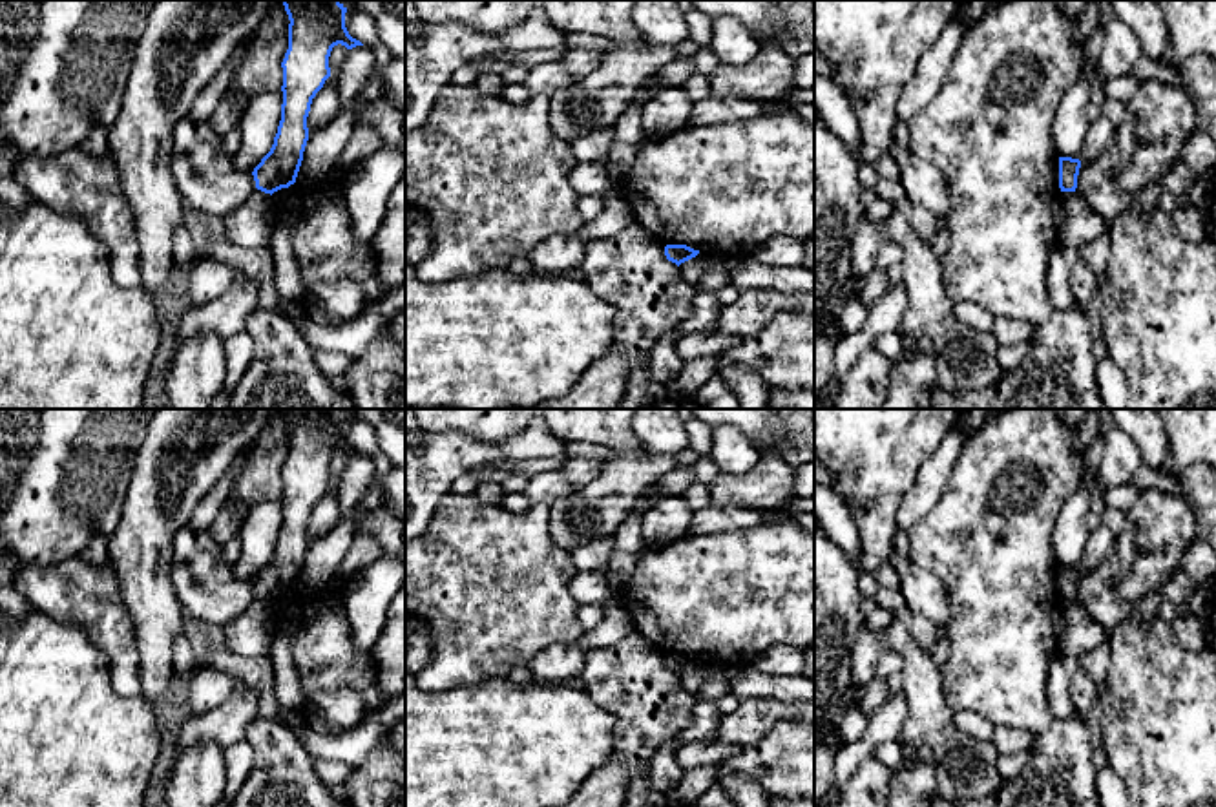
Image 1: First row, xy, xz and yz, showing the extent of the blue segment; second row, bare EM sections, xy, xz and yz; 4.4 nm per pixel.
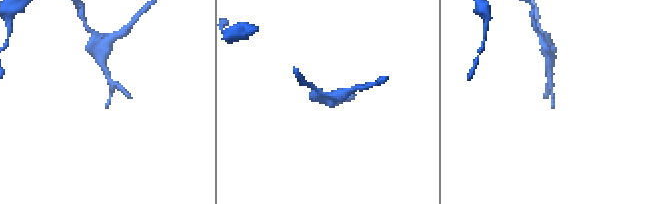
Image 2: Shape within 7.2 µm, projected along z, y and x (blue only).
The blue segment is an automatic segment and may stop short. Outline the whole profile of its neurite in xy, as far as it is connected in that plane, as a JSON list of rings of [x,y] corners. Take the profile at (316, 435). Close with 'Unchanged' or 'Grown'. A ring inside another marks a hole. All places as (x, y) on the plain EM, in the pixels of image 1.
[[[281,409],[288,424],[288,458],[283,477],[281,529],[270,561],[254,577],[256,597],[274,603],[296,592],[309,550],[307,526],[312,508],[330,486],[334,455],[363,455],[345,436],[340,409]]]. Unchanged

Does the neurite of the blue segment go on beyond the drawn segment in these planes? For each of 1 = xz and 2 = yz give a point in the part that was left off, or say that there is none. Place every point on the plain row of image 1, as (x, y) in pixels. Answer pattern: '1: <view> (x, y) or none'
1: none
2: none

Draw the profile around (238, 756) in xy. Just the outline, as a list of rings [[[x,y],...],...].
[[[245,739],[228,745],[223,752],[226,763],[226,781],[225,781],[223,798],[232,802],[252,769],[254,752]]]

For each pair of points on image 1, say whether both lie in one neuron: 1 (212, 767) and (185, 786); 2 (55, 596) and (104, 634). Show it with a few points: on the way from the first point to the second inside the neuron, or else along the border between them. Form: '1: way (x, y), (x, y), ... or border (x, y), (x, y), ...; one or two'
1: way (205, 769), (192, 782); one
2: way (68, 597), (94, 621); one

